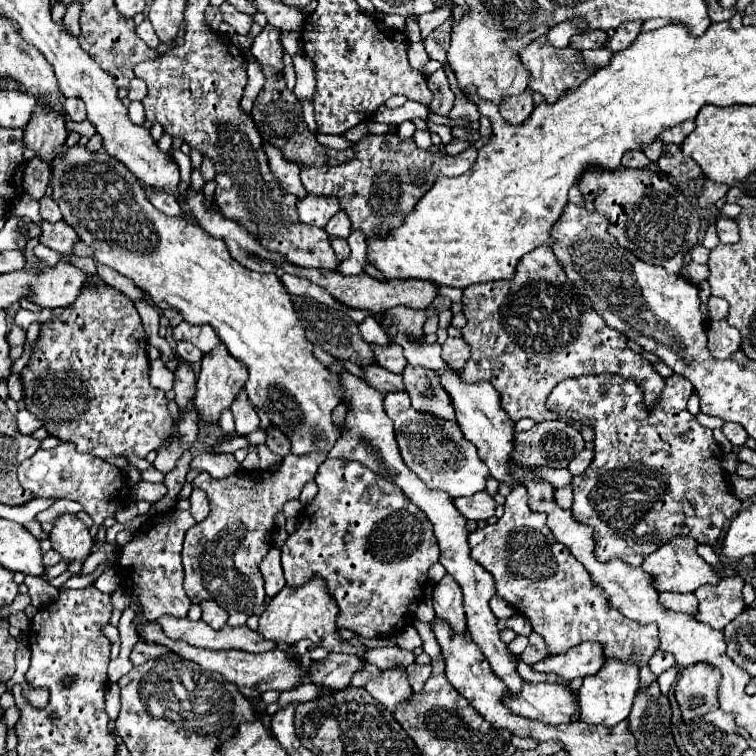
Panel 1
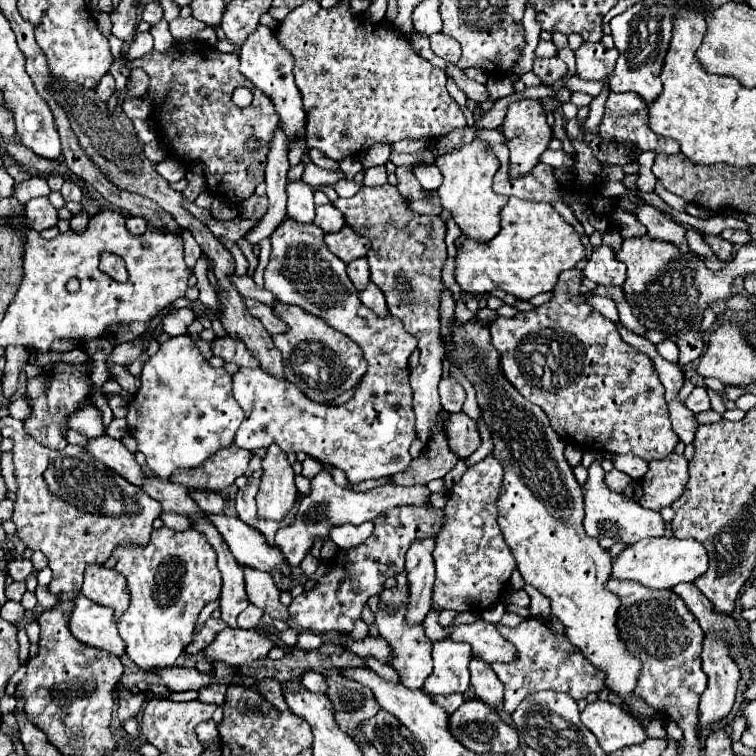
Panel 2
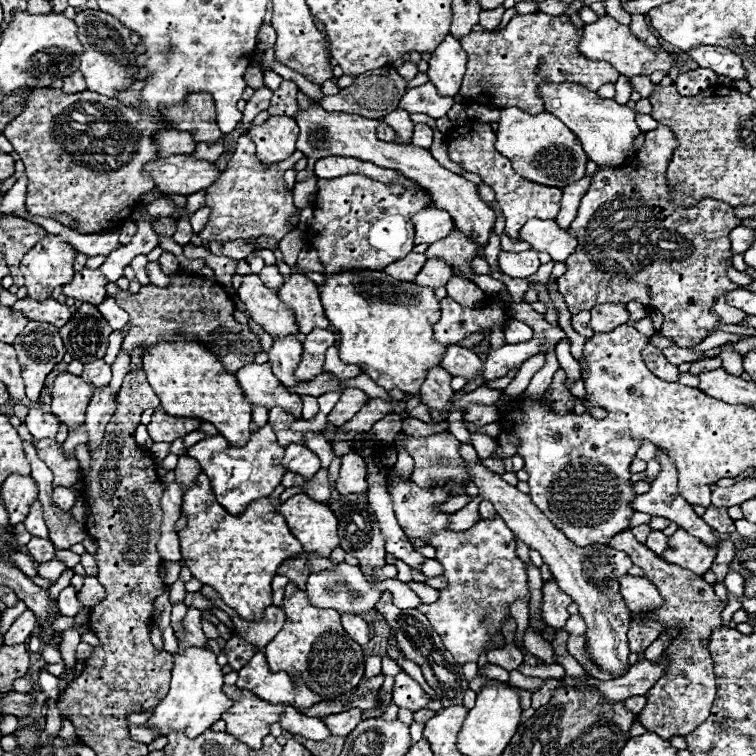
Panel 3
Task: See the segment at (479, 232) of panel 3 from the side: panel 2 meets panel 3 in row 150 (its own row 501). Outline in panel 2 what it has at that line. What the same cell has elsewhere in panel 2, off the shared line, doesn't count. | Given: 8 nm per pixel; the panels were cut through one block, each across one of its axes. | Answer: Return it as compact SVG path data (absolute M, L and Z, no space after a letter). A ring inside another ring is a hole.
M322 470L316 474L310 482L312 492L302 498L300 510L296 516L296 522L292 526L280 528L276 534L276 548L284 554L284 560L288 560L290 568L296 568L304 556L310 552L314 538L328 538L328 532L332 526L338 524L362 524L366 520L374 520L380 512L394 508L394 506L426 506L430 502L430 490L426 486L394 486L386 484L368 492L352 492L348 488L340 488L334 484L332 476Z

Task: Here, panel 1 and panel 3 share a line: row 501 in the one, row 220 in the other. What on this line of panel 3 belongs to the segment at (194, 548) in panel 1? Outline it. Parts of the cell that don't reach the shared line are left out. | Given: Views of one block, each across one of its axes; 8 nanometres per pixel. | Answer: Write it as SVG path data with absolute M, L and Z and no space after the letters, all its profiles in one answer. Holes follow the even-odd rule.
M250 134L240 136L238 146L226 170L206 190L204 206L210 208L210 218L206 228L198 232L198 236L202 240L222 240L222 242L232 242L238 238L252 238L252 236L272 236L276 240L282 240L288 232L294 230L294 226L288 224L288 218L292 216L292 212L298 210L288 198L262 198L262 186L266 192L278 192L280 188L284 188L282 184L284 172L286 170L282 170L282 164L264 168L256 158L256 146Z

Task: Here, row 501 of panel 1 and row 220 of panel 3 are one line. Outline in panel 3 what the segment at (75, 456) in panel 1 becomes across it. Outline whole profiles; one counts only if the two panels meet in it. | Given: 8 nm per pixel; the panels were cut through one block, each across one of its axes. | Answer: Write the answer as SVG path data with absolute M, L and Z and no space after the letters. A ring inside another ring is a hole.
M40 88L26 98L22 112L10 120L10 124L6 124L2 134L10 140L12 148L20 154L20 160L26 166L28 212L42 218L68 214L78 222L78 232L98 234L104 230L116 230L120 224L124 224L132 212L122 210L130 208L142 198L142 194L152 190L154 182L150 176L142 174L142 168L156 156L152 134L160 128L168 128L166 118L142 116L136 110L118 104L114 98L88 90L64 94L60 88Z

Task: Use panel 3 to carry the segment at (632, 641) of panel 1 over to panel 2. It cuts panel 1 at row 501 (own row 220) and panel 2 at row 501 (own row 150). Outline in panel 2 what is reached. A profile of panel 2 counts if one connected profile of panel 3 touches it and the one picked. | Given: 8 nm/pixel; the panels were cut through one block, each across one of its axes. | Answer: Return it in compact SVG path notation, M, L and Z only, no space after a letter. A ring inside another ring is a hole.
M490 454L482 462L470 466L462 480L452 488L444 508L444 528L434 538L434 610L478 610L480 602L498 602L504 596L512 570L516 568L516 560L498 526L496 500L500 496L502 476L502 464Z

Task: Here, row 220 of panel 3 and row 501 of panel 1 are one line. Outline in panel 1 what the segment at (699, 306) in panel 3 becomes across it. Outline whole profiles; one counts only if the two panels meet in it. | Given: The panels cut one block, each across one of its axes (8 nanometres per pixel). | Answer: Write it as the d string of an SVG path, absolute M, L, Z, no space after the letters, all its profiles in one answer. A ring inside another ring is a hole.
M618 374L568 378L548 398L550 410L582 426L592 424L596 432L594 460L588 470L572 480L572 512L576 520L594 528L594 552L598 560L620 558L632 566L642 566L642 544L668 542L672 536L692 536L698 542L714 546L724 524L740 512L742 502L730 492L728 476L718 460L722 458L722 448L716 444L712 430L700 426L696 416L686 410L686 402L694 392L692 384L678 374L664 378L664 384L660 400L652 406L644 404L644 392L634 380Z

